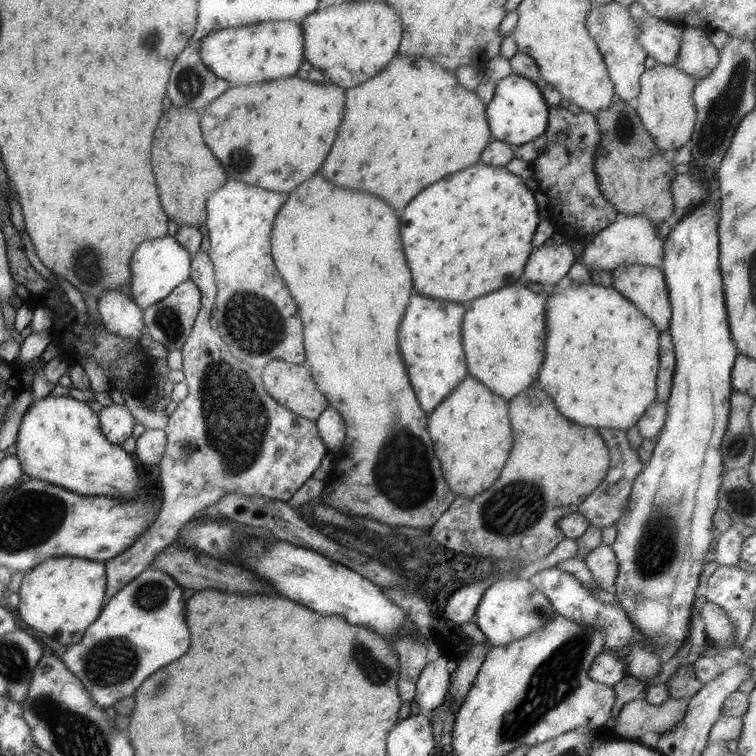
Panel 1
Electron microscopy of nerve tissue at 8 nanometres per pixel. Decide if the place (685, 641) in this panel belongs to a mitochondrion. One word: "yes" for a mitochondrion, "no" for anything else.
no

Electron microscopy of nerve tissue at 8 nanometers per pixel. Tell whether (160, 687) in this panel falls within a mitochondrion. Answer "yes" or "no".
yes

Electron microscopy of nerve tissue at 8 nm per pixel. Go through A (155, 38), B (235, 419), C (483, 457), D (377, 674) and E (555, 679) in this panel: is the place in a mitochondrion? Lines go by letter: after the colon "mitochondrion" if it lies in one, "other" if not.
A: mitochondrion
B: mitochondrion
C: other
D: mitochondrion
E: mitochondrion

